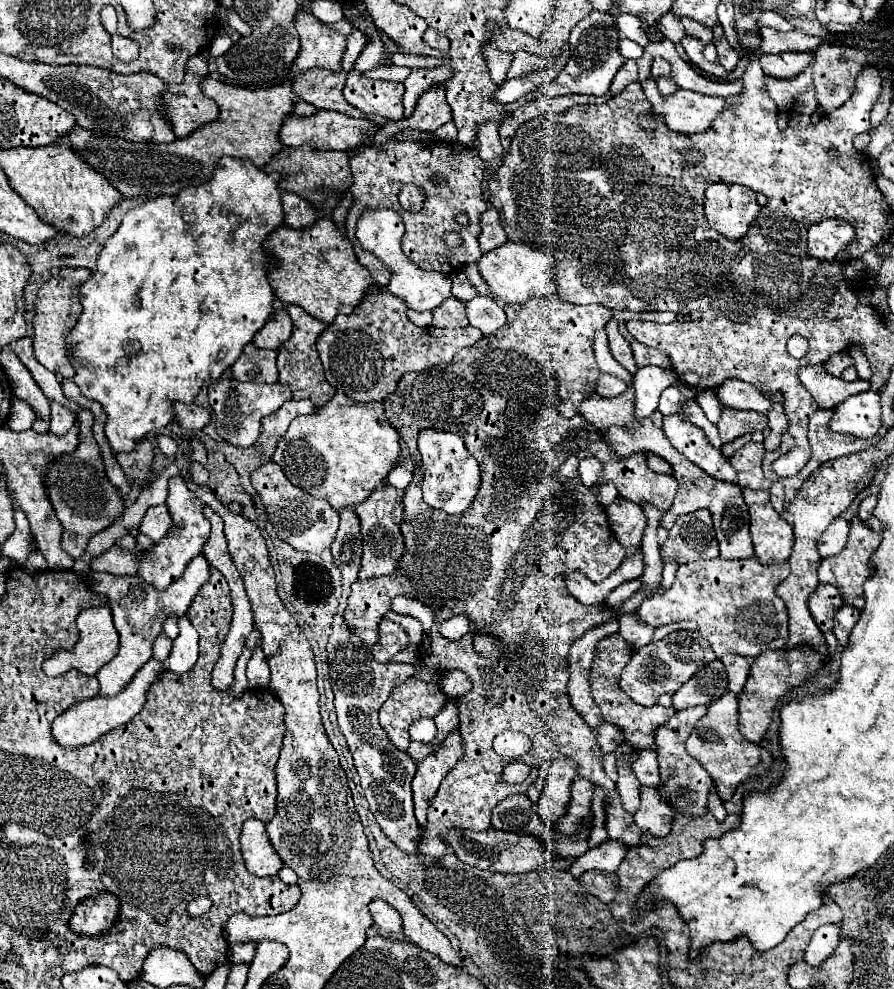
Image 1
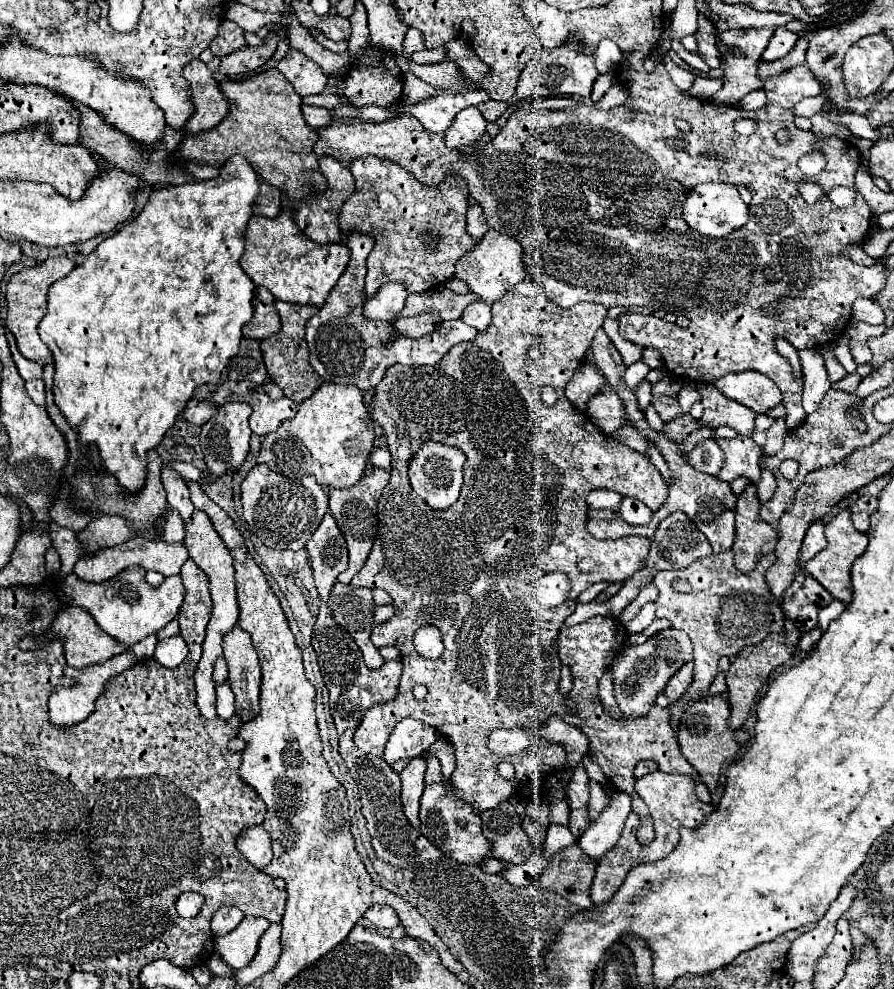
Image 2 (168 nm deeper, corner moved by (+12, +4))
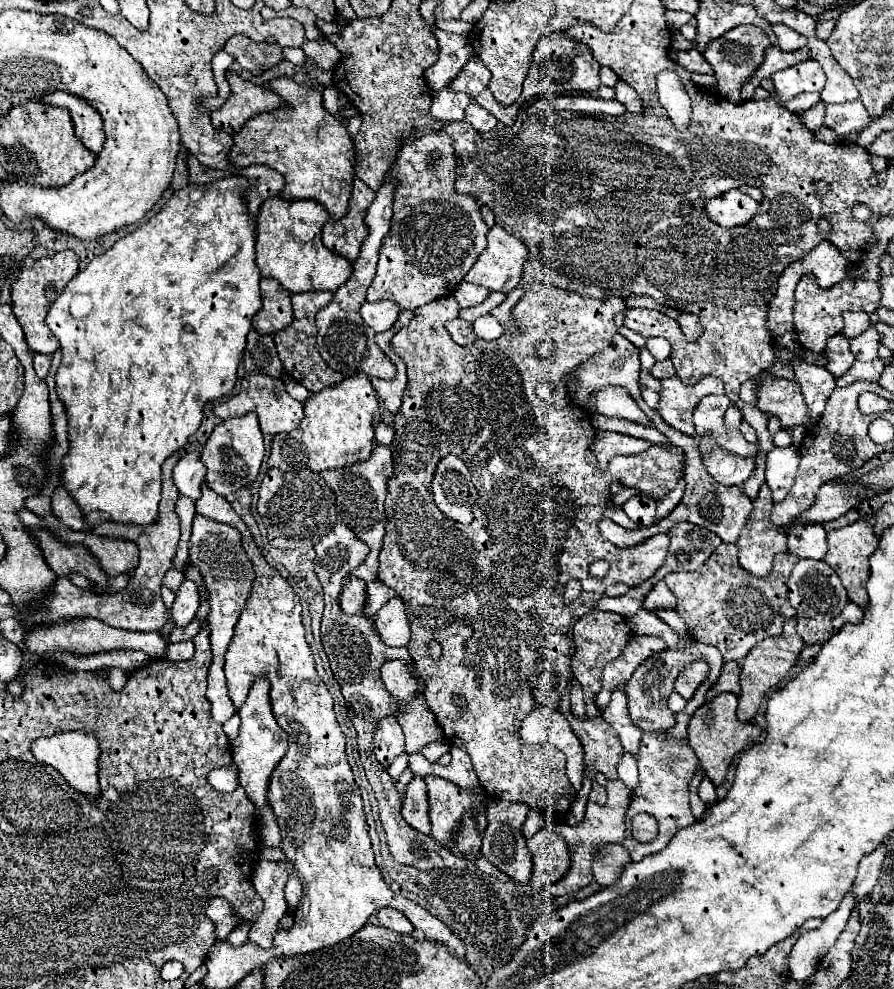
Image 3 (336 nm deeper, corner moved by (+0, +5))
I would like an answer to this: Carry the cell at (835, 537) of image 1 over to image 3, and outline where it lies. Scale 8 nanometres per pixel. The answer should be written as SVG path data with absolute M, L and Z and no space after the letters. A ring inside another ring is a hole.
M796 524L788 530L788 552L798 558L820 560L826 550L826 530L822 524Z

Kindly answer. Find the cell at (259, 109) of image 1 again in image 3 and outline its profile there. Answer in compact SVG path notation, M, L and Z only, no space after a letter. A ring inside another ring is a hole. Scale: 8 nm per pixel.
M276 78L270 88L284 98L284 106L278 112L264 112L254 116L236 136L230 152L234 166L246 168L252 164L264 164L278 170L286 184L280 192L286 200L312 198L320 202L334 220L346 214L348 198L354 184L354 140L346 126L326 112L322 104L322 90L312 90L296 84L292 78Z

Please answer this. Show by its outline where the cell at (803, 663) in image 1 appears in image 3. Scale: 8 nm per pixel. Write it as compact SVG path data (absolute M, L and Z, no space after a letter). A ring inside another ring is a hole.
M796 618L784 622L784 632L780 636L762 640L760 644L756 644L756 648L752 648L752 652L744 658L744 664L742 664L742 670L740 670L740 686L742 686L742 694L738 696L738 720L740 722L748 722L748 720L752 720L756 716L762 698L796 664L802 648L804 648L804 642L796 632Z

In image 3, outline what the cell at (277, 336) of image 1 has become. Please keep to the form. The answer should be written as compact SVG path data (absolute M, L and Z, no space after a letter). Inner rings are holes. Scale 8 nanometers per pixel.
M274 278L260 280L262 308L252 318L252 328L260 334L274 334L292 322L292 304L290 292L280 288L280 282Z

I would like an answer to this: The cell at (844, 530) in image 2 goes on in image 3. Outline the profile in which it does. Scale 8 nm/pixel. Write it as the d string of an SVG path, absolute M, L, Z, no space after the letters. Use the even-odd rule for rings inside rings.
M866 516L866 518L860 518L858 522L850 524L850 526L828 532L828 552L824 556L824 562L830 564L836 570L836 574L840 576L840 580L842 580L846 592L848 592L850 602L858 604L860 608L868 606L868 594L866 594L866 582L868 582L868 576L870 576L868 558L878 548L878 538L872 532L874 524L876 524L874 516Z

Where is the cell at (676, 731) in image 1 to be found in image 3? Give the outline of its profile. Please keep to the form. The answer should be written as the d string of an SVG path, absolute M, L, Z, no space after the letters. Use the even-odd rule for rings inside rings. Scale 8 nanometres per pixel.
M720 544L702 568L688 574L668 574L664 582L676 596L676 610L682 614L692 638L708 646L716 646L726 662L742 660L760 640L778 636L784 620L796 616L796 610L788 600L788 576L796 562L798 556L792 556L790 552L778 554L774 558L772 574L756 578L740 568L736 546Z

